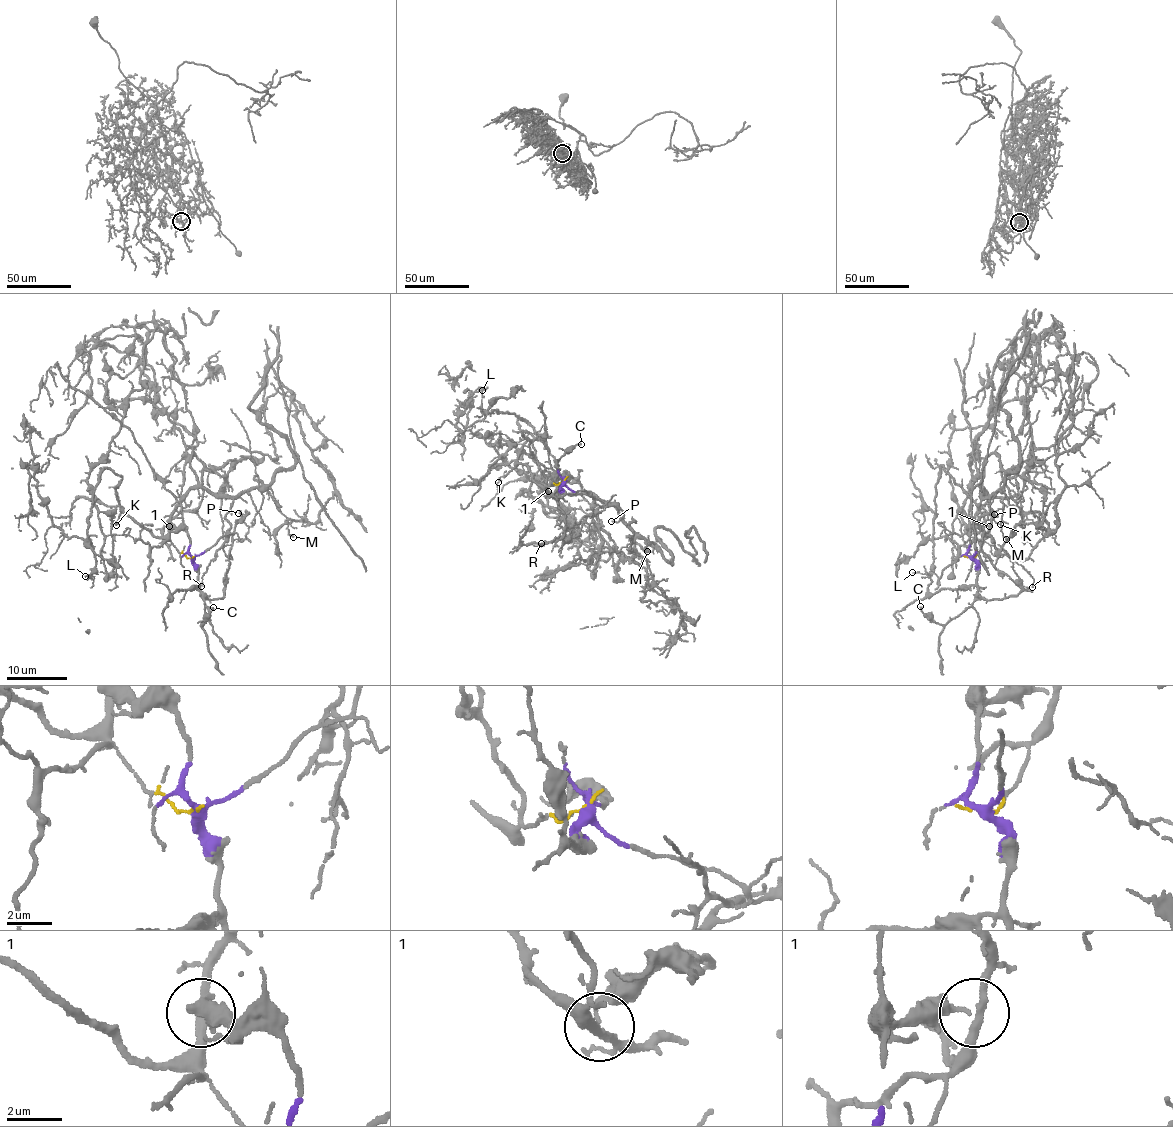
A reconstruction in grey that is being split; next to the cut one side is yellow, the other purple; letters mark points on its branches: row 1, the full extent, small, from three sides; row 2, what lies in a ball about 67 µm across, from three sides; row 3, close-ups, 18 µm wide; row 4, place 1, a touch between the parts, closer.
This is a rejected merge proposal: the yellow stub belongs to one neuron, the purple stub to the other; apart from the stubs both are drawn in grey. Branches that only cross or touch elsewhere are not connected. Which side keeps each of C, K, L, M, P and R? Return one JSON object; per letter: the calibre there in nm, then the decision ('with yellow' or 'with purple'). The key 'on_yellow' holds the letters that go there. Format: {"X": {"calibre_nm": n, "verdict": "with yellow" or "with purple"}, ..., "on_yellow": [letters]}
{"C": {"calibre_nm": 140, "verdict": "with purple"}, "K": {"calibre_nm": 120, "verdict": "with yellow"}, "L": {"calibre_nm": 70, "verdict": "with yellow"}, "M": {"calibre_nm": 120, "verdict": "with yellow"}, "P": {"calibre_nm": 100, "verdict": "with purple"}, "R": {"calibre_nm": 130, "verdict": "with yellow"}, "on_yellow": ["K", "L", "M", "R"]}

